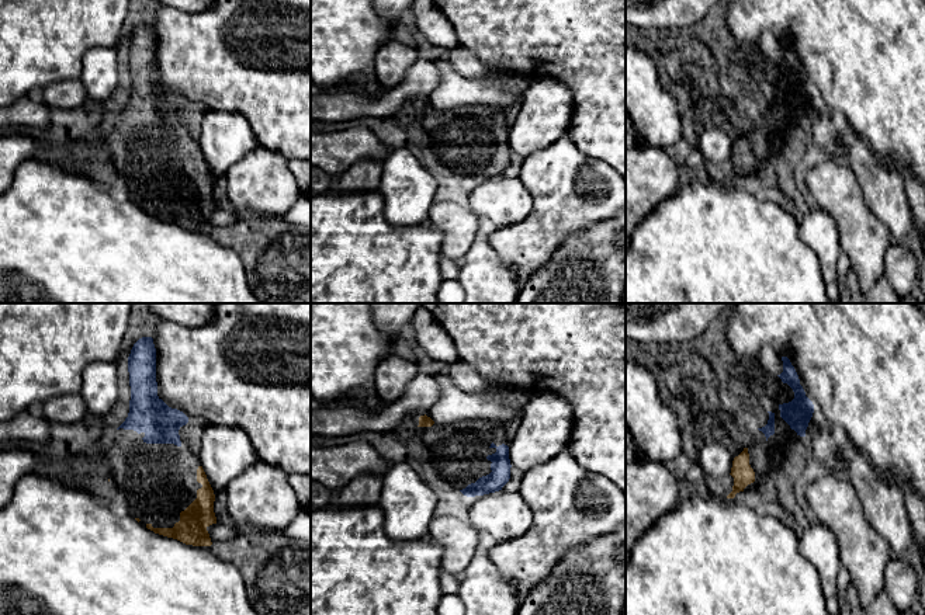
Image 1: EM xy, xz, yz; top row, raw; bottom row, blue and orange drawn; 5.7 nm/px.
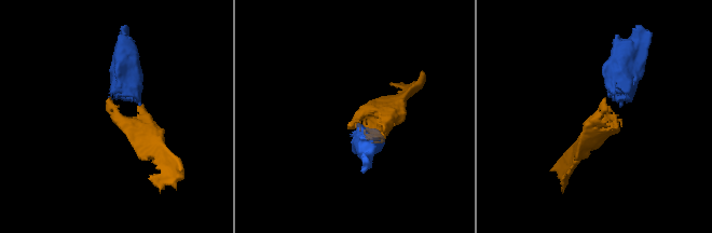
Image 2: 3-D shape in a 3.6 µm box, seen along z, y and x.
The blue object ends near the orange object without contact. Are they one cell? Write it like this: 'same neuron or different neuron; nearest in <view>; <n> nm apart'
same neuron; nearest in yz; 120 nm apart

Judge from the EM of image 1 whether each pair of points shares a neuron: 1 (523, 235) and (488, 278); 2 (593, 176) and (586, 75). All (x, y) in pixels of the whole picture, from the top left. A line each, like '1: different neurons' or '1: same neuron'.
1: different neurons
2: different neurons

